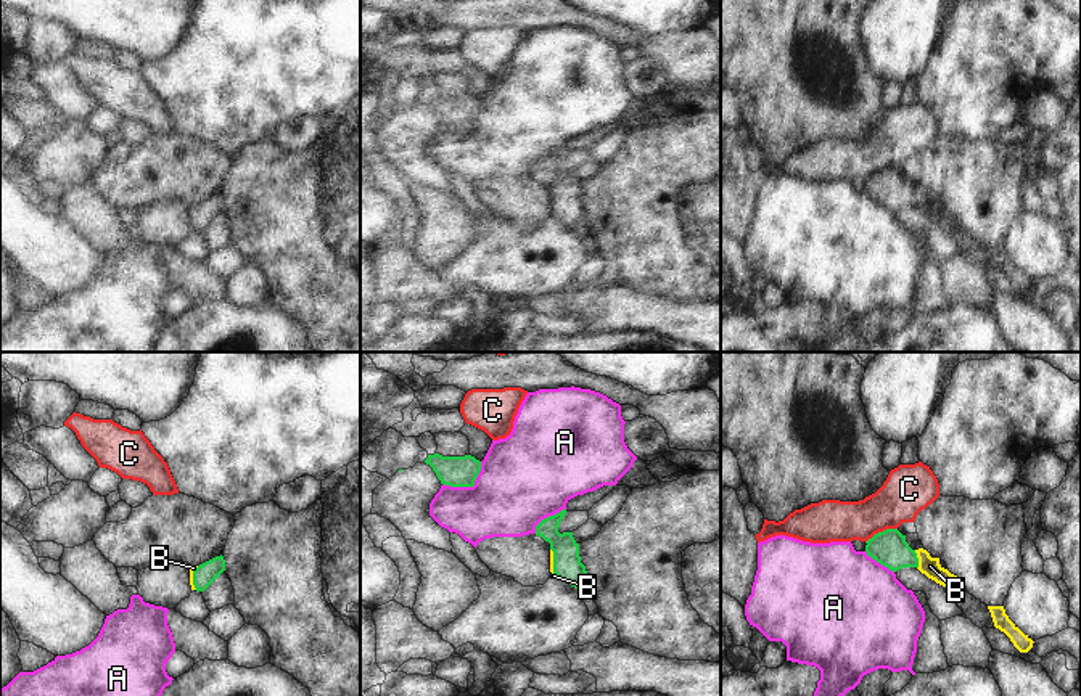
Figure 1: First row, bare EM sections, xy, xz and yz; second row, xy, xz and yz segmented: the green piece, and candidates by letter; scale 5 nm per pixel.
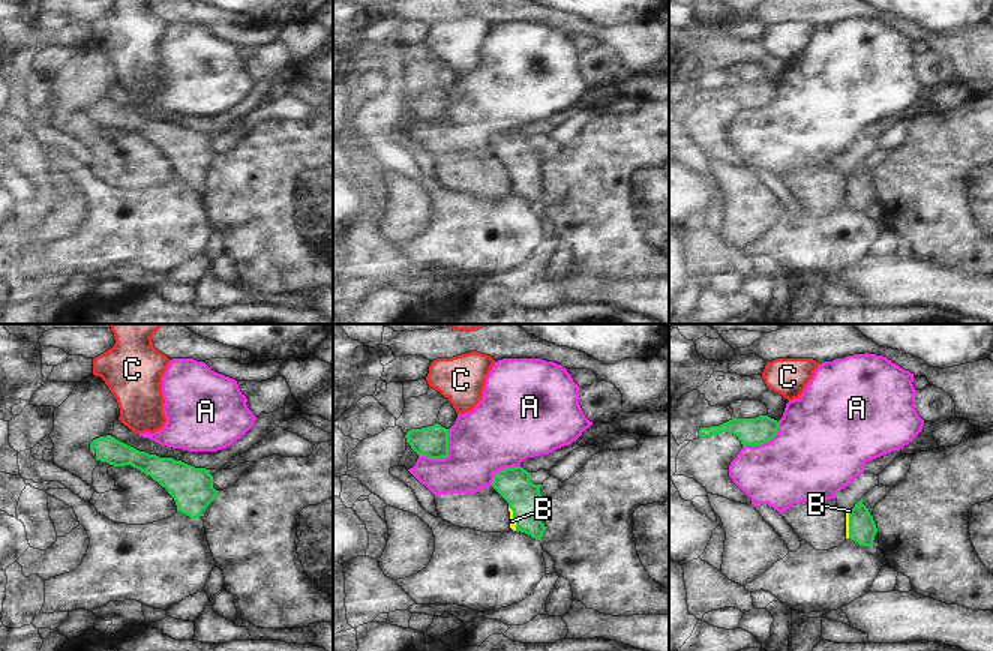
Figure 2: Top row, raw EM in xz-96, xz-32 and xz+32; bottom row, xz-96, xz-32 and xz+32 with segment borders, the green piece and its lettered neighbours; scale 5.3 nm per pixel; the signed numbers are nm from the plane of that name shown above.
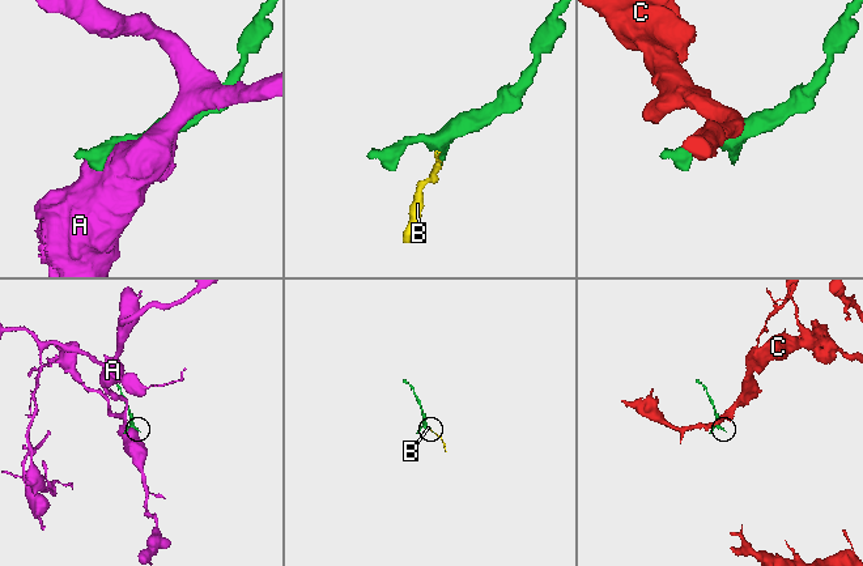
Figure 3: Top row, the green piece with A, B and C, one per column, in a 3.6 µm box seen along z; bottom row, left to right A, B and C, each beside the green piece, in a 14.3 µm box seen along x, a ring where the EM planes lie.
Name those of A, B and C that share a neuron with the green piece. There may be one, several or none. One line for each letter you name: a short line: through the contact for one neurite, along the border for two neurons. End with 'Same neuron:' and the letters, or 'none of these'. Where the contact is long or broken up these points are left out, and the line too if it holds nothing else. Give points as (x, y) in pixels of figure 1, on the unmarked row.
B: line yz (890, 188), (898, 195), (917, 200), (930, 206)
Same neuron: B

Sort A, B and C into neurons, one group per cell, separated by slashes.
A / B / C

